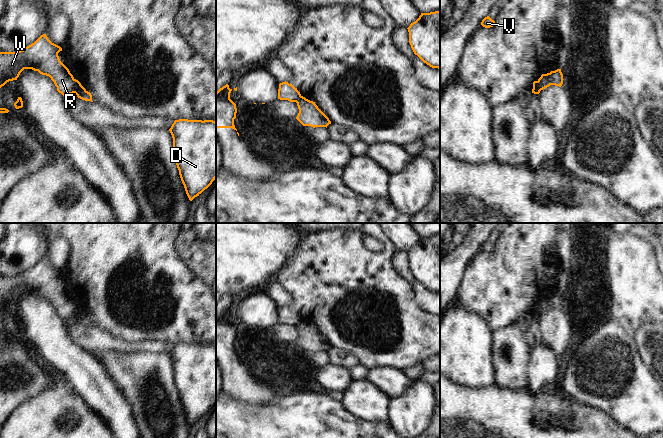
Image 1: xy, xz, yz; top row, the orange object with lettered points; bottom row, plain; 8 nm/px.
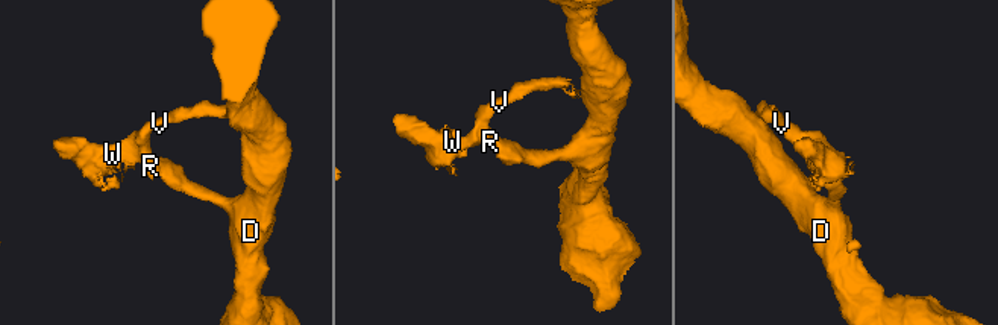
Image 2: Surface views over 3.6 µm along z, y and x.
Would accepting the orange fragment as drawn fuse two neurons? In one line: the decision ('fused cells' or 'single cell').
fused cells

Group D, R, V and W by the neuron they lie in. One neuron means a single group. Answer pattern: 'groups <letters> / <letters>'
groups D / R V W

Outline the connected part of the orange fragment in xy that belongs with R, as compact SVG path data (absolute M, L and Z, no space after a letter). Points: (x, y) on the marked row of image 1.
M43 34L23 50L0 52L0 88L9 81L17 80L24 69L32 69L49 76L63 96L75 93L75 79L60 61L60 51L62 48Z

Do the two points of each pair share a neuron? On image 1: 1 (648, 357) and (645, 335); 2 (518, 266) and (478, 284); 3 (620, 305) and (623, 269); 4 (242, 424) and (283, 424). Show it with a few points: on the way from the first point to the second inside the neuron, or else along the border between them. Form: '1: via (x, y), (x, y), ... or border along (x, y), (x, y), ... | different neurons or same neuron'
1: via (648, 352), (648, 340) | same neuron
2: via (508, 276), (500, 284), (488, 284) | same neuron
3: via (623, 296), (623, 278) | same neuron
4: via (252, 424), (273, 424) | same neuron

